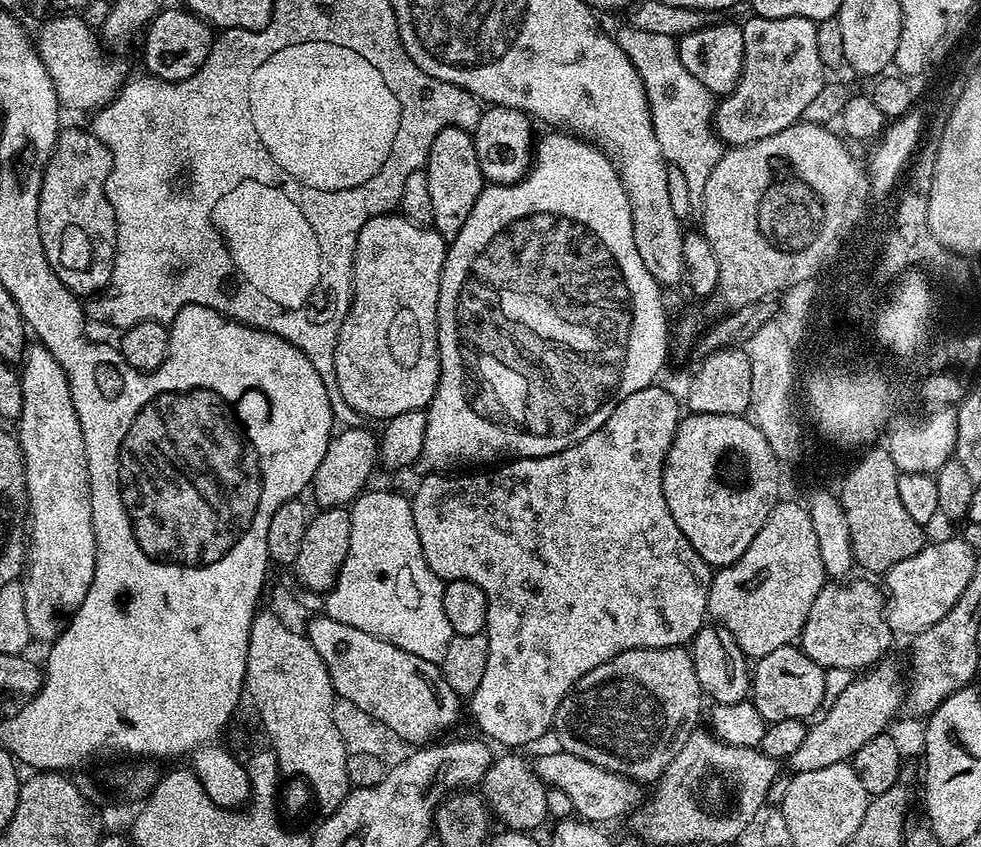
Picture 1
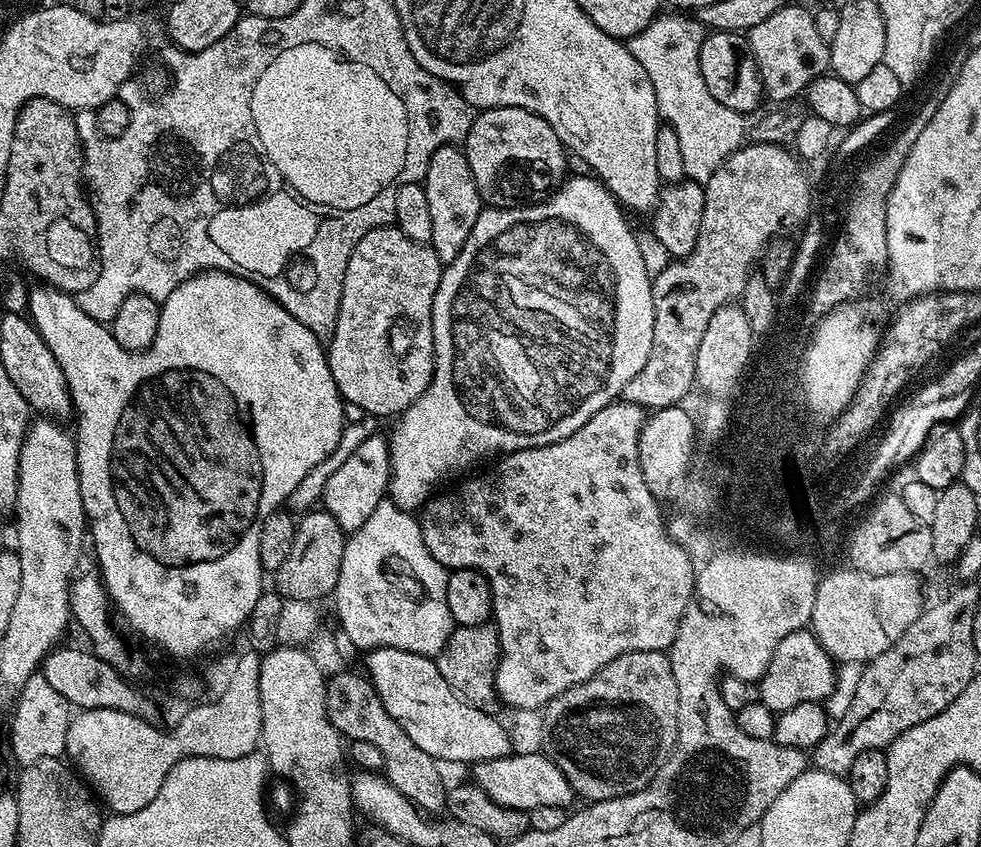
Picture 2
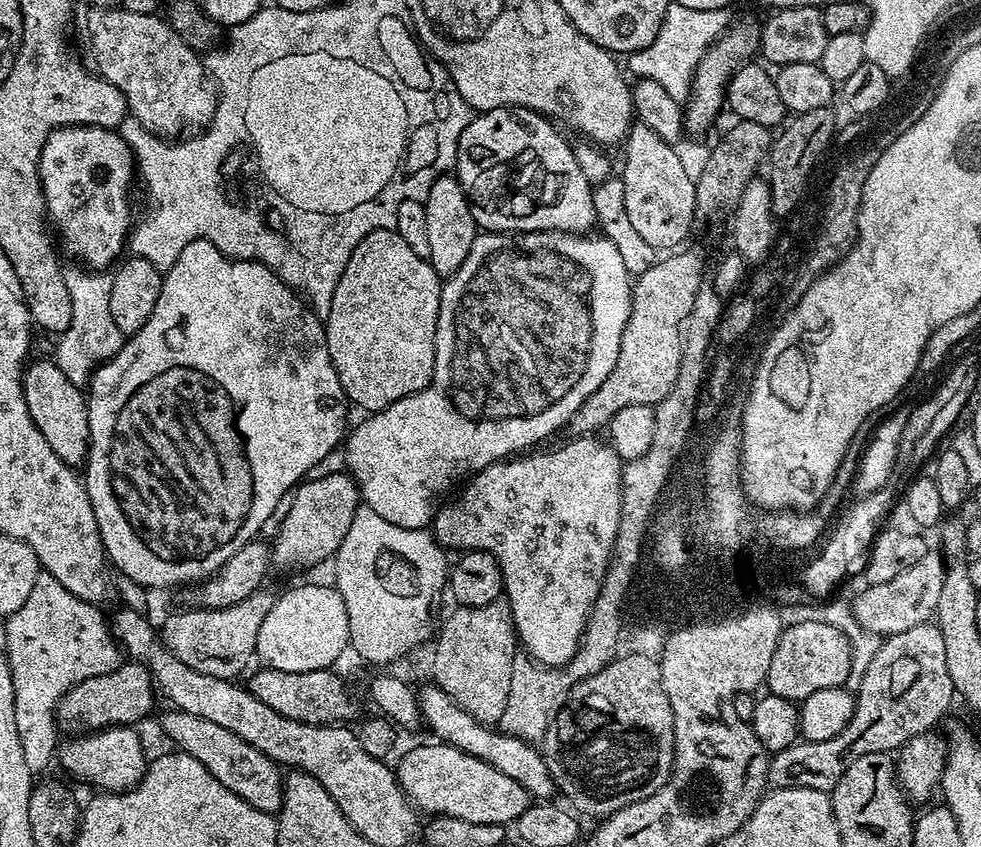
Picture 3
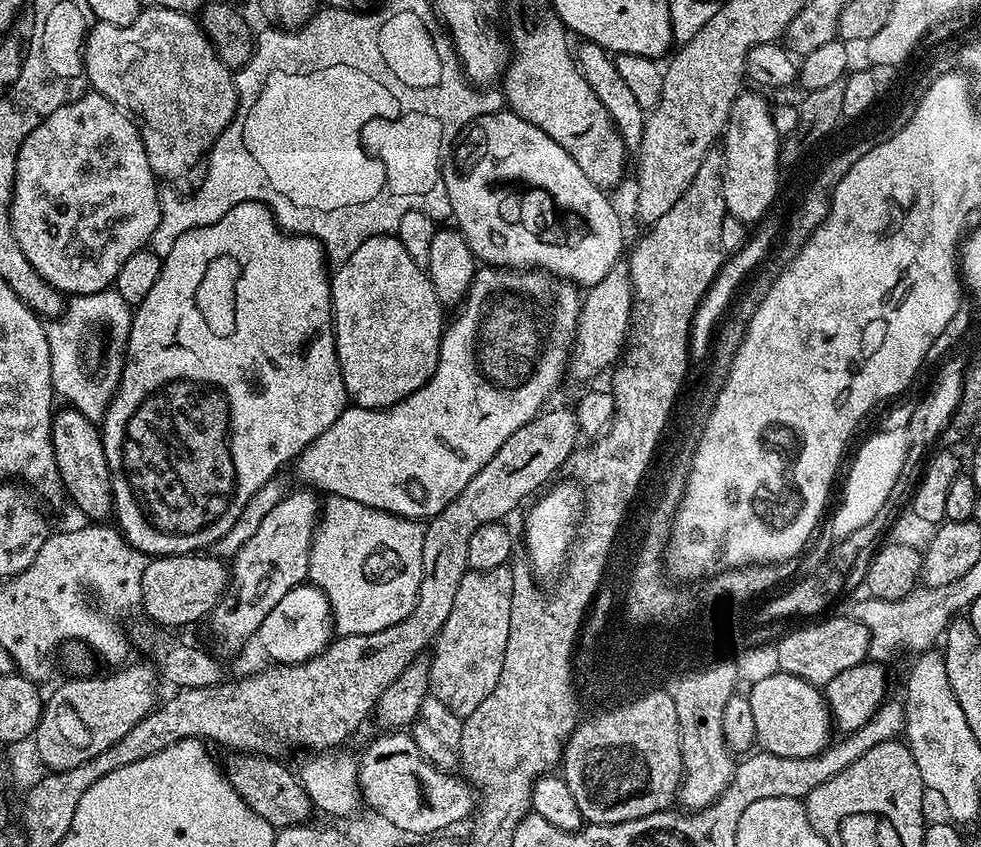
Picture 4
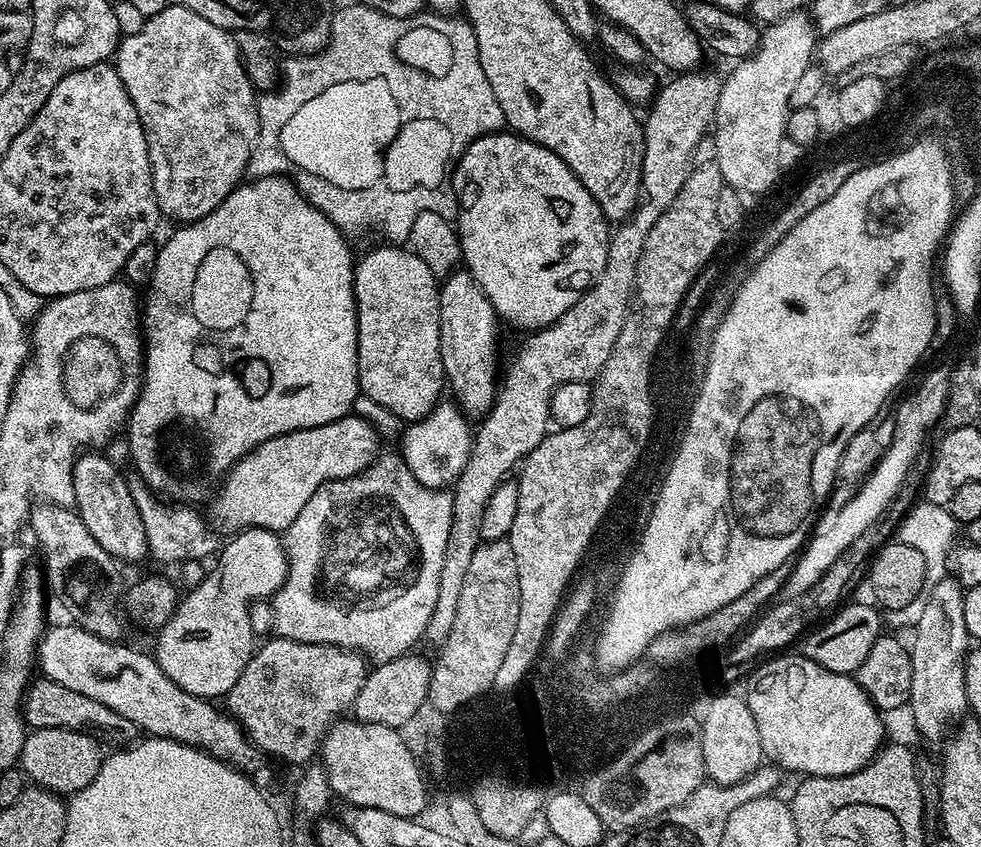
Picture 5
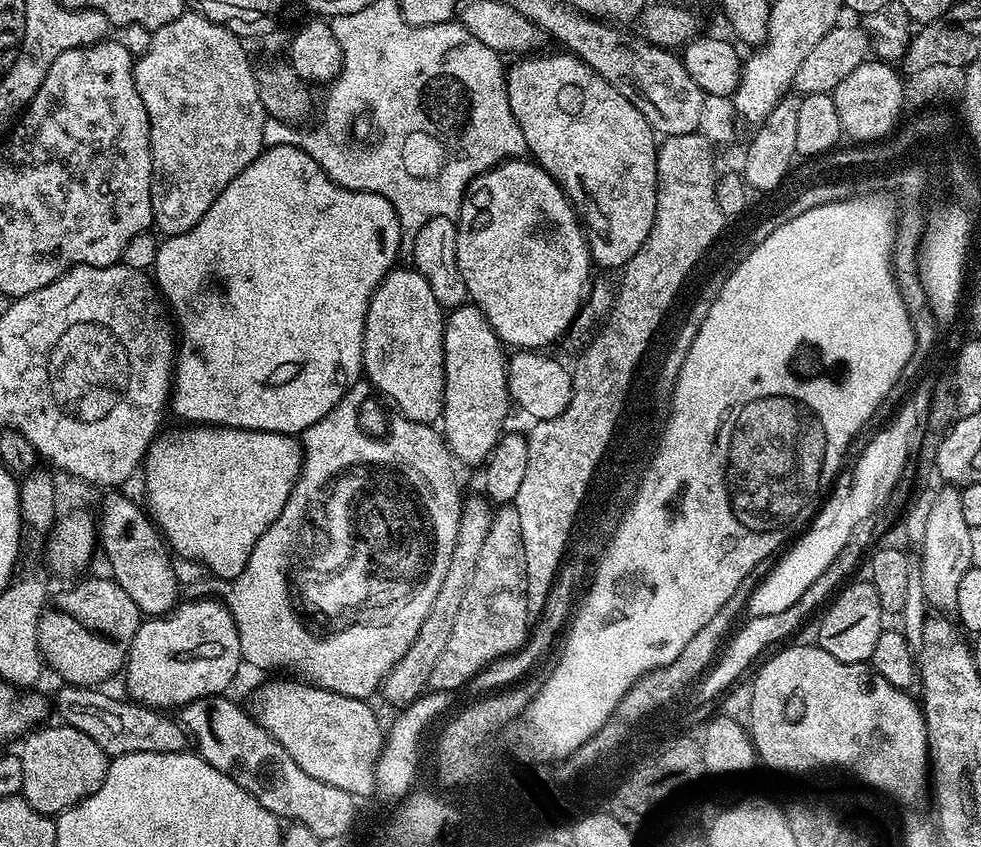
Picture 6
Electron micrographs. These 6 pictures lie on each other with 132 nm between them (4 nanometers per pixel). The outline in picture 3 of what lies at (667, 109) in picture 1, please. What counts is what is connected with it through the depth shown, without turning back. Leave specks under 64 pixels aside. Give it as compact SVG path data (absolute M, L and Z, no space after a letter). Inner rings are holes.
M669 3L662 18L662 26L658 30L658 38L654 38L650 46L627 57L627 71L632 71L633 77L659 82L670 93L670 98L681 102L687 101L692 92L692 79L698 70L698 62L702 62L702 54L706 54L709 46L730 27L728 15L730 12L727 8L690 10L690 6Z

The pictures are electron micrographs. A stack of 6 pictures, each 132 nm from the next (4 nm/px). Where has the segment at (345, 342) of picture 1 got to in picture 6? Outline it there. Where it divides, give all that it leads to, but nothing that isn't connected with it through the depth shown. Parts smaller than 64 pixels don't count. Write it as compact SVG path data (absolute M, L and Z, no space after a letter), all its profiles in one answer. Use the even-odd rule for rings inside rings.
M407 267L393 268L372 295L364 323L363 375L406 419L435 425L444 415L446 312L430 291L430 282L415 267Z

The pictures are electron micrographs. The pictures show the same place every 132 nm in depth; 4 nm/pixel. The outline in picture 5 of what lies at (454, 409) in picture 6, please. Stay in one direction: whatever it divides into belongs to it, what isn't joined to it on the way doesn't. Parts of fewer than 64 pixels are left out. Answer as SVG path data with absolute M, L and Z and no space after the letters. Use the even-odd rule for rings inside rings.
M457 270L451 272L448 276L443 277L440 284L440 317L438 318L438 338L440 339L440 353L442 354L442 366L444 367L444 379L450 392L453 392L455 403L461 412L469 418L483 418L488 415L493 404L496 403L496 393L498 391L498 372L496 376L496 324L498 325L498 317L494 306L490 302L490 298L486 298L486 294L482 290L482 286L478 286L475 278L468 273L467 270Z

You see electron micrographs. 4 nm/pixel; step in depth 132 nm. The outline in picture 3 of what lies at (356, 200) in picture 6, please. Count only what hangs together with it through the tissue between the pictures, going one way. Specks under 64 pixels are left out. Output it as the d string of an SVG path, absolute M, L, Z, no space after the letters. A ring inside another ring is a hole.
M195 240L187 244L182 254L178 254L174 266L163 273L163 278L162 294L158 294L154 314L150 314L146 326L127 337L115 356L92 373L92 379L86 385L92 441L88 444L88 459L82 472L84 488L88 492L90 506L94 506L94 518L98 522L111 567L117 573L120 571L125 581L139 584L145 590L172 588L175 584L192 586L207 580L229 558L238 554L242 546L261 535L260 527L275 514L280 503L285 503L289 493L316 470L311 468L318 467L339 444L341 447L349 427L350 401L342 390L342 382L338 382L334 362L330 362L324 320L316 315L295 288L283 284L260 261L235 260L209 240Z

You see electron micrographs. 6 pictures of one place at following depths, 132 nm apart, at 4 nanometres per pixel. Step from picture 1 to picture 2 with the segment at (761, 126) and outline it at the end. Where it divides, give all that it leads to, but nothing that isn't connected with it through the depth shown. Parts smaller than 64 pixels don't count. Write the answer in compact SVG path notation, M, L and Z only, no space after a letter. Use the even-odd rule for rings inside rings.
M796 2L788 3L782 10L778 10L778 14L770 14L770 18L758 22L758 26L754 26L746 35L760 71L760 81L764 83L764 95L769 101L772 99L776 103L773 105L784 106L787 105L784 104L787 100L792 100L795 96L803 97L810 85L829 71L830 44L818 34L813 13L799 8Z

